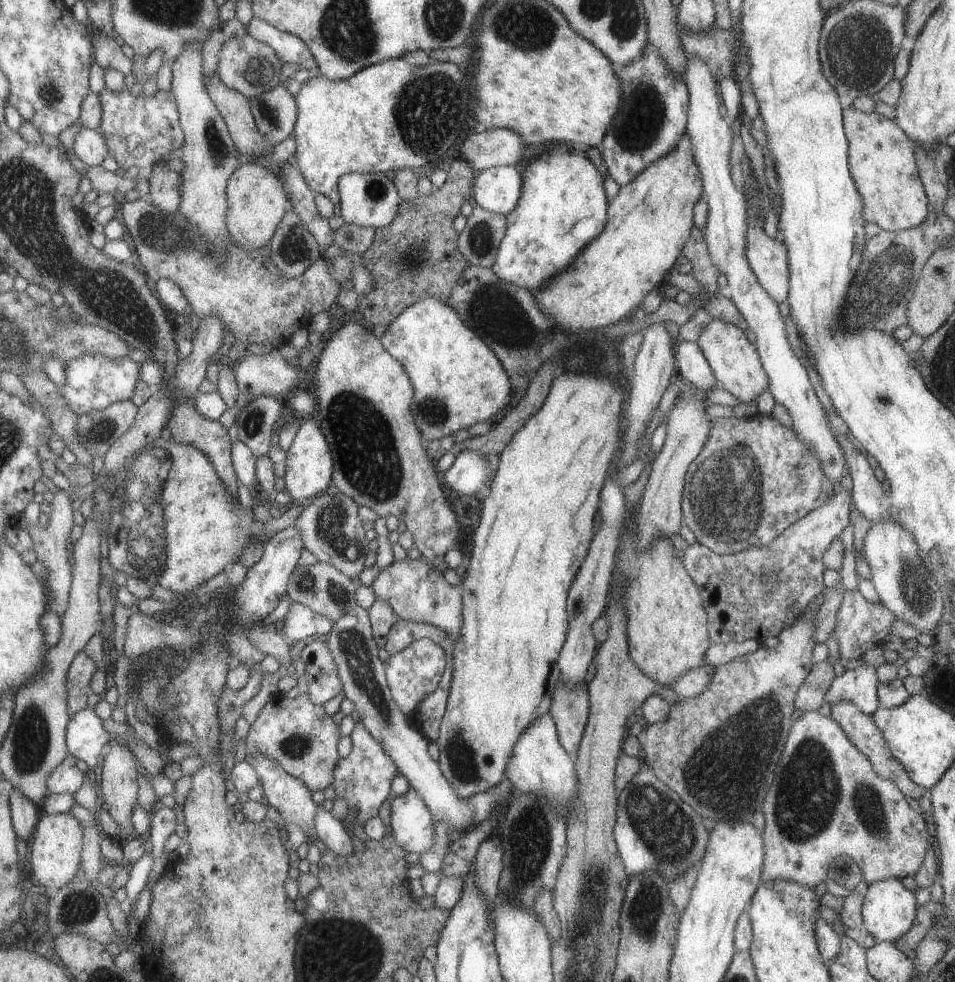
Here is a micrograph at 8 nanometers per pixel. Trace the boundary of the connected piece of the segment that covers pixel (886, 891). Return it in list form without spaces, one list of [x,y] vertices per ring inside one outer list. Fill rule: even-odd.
[[[884,879],[868,884],[859,914],[861,914],[863,928],[876,941],[893,943],[909,931],[909,928],[914,924],[917,910],[914,894],[909,892],[899,879]]]

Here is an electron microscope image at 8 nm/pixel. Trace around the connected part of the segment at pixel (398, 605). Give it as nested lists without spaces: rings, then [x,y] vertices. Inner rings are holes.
[[[405,557],[399,562],[391,562],[375,576],[370,586],[375,599],[387,602],[389,608],[393,609],[393,614],[399,619],[441,628],[451,638],[453,644],[459,640],[462,623],[459,585],[448,584],[441,572],[429,566],[422,557],[418,559]]]

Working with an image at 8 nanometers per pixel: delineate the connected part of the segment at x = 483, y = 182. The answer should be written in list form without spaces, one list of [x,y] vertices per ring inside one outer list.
[[[505,165],[477,172],[471,186],[472,203],[495,214],[513,210],[521,194],[519,168]]]

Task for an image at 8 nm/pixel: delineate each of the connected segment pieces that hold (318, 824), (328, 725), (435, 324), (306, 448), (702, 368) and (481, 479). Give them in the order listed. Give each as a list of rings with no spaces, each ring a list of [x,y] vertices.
[[[319,806],[315,812],[314,817],[314,834],[317,839],[321,841],[325,847],[333,853],[339,855],[353,854],[353,848],[351,846],[351,834],[345,832],[345,828],[341,821]]]
[[[276,693],[249,726],[244,738],[247,753],[245,760],[249,764],[252,752],[258,749],[265,757],[276,761],[286,774],[300,779],[311,793],[324,790],[332,784],[332,771],[339,760],[339,726],[332,722],[332,716],[325,714],[322,705],[311,703],[306,693],[298,694],[293,700]]]
[[[427,297],[405,307],[401,314],[387,324],[387,330],[378,340],[387,354],[401,364],[411,382],[413,396],[409,404],[409,416],[421,432],[421,442],[442,439],[456,430],[473,426],[476,422],[494,421],[505,412],[504,409],[511,400],[510,378],[499,366],[493,352],[481,342],[481,338],[473,334],[461,322],[461,318],[455,316],[455,310],[451,310],[444,302]]]
[[[314,418],[305,420],[299,426],[297,434],[285,454],[286,472],[283,478],[285,479],[285,489],[291,500],[306,502],[319,496],[328,488],[332,482],[333,462],[323,432]]]
[[[681,340],[676,342],[673,358],[677,376],[699,391],[717,388],[715,377],[697,343]]]
[[[463,450],[454,456],[454,461],[445,472],[440,472],[438,479],[457,495],[482,497],[495,470],[492,459],[488,459],[479,452]]]

